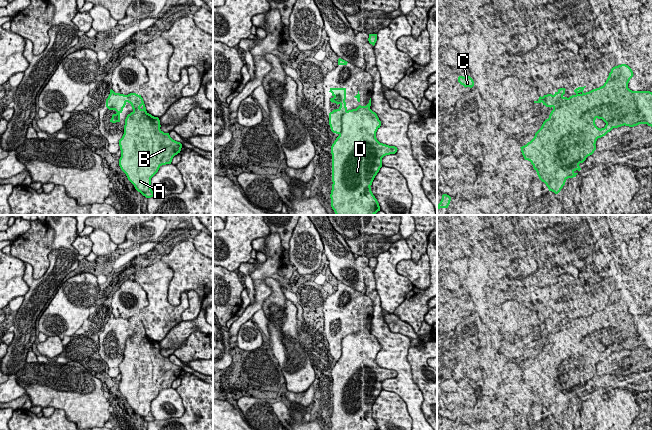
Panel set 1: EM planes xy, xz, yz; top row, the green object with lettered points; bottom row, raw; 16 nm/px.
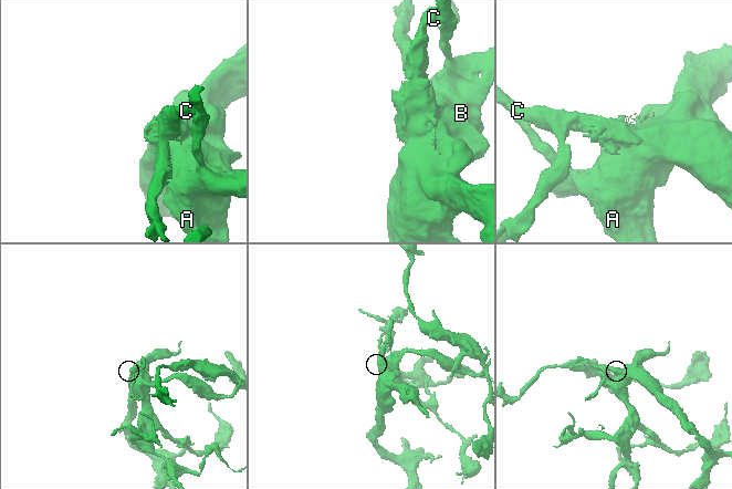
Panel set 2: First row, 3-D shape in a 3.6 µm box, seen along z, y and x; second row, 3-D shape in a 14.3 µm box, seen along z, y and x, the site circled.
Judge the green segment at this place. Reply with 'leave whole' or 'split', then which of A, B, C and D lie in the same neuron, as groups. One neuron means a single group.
split; groups A B D / C

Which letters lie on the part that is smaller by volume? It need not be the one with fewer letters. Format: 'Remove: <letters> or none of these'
Remove: C

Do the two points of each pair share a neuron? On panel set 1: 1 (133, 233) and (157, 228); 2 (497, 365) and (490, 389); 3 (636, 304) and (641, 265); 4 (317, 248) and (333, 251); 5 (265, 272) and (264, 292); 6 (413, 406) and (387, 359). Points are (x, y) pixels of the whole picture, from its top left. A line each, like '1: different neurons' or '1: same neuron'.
1: same neuron
2: same neuron
3: different neurons
4: different neurons
5: same neuron
6: same neuron

